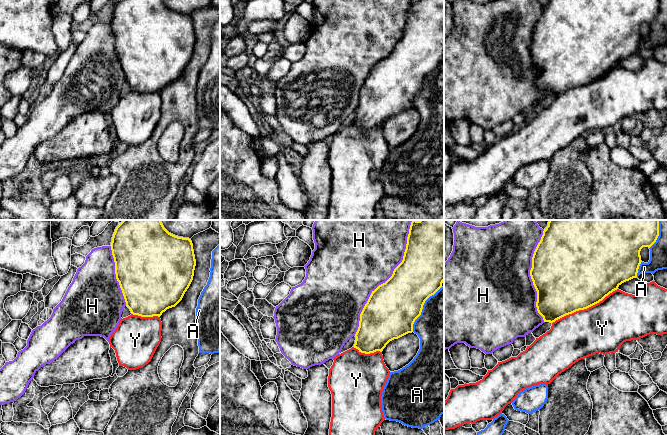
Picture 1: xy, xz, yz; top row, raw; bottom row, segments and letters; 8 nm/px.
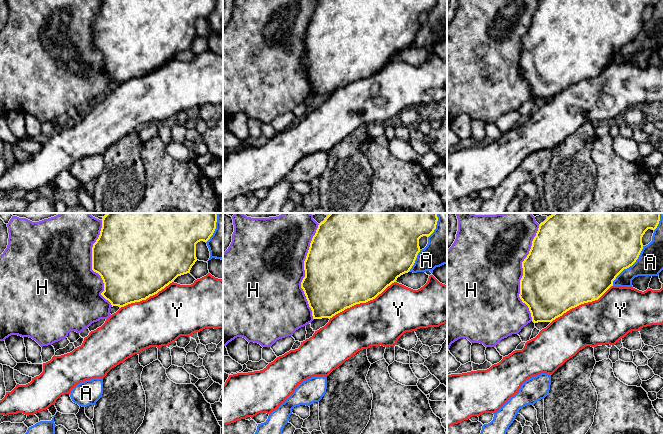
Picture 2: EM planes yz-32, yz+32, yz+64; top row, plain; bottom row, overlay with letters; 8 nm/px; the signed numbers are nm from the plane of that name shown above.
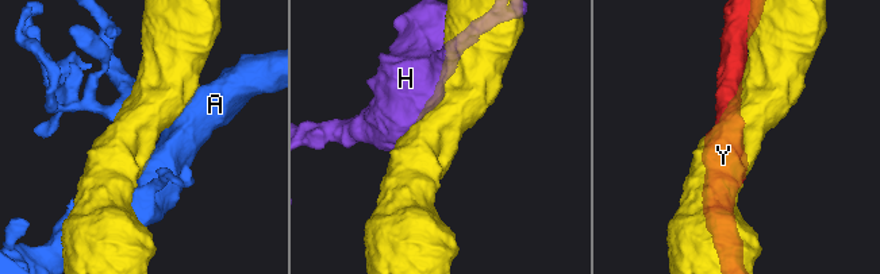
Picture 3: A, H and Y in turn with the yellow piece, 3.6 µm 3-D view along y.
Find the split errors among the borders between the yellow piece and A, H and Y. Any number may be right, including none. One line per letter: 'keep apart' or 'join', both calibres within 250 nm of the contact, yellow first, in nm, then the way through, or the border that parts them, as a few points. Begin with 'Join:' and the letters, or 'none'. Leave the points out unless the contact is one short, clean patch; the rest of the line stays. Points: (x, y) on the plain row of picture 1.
Join: Y
A: keep apart | 420/420 nm
H: keep apart | 420/480 nm
Y: join | 500/400 nm

